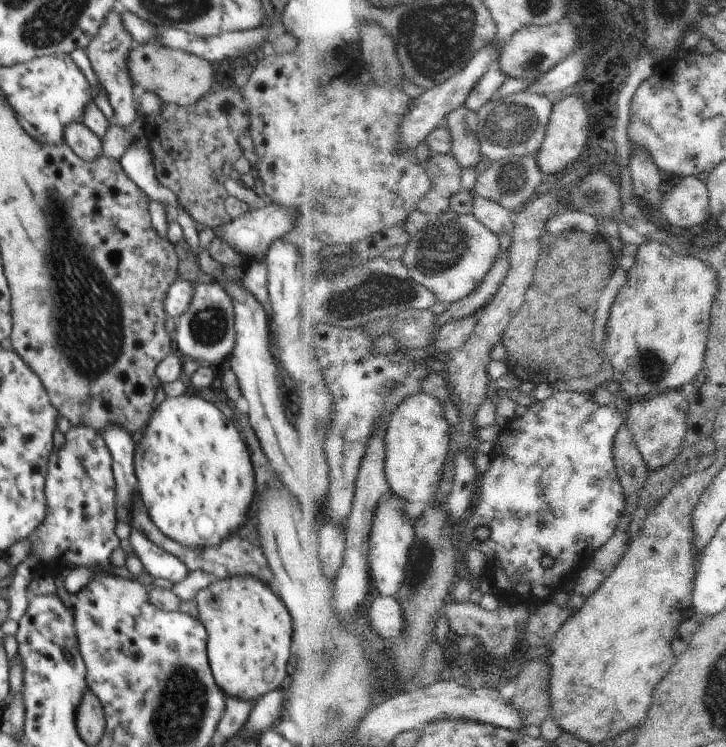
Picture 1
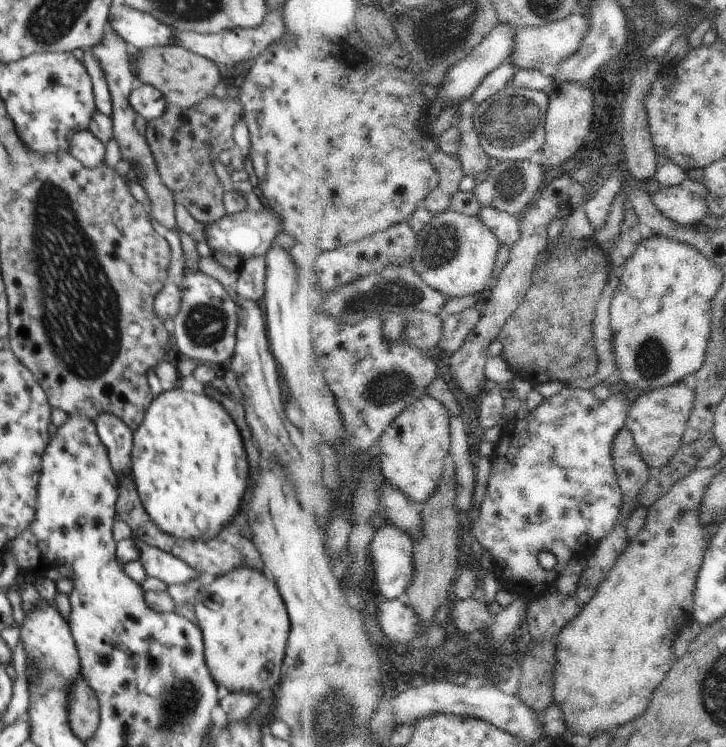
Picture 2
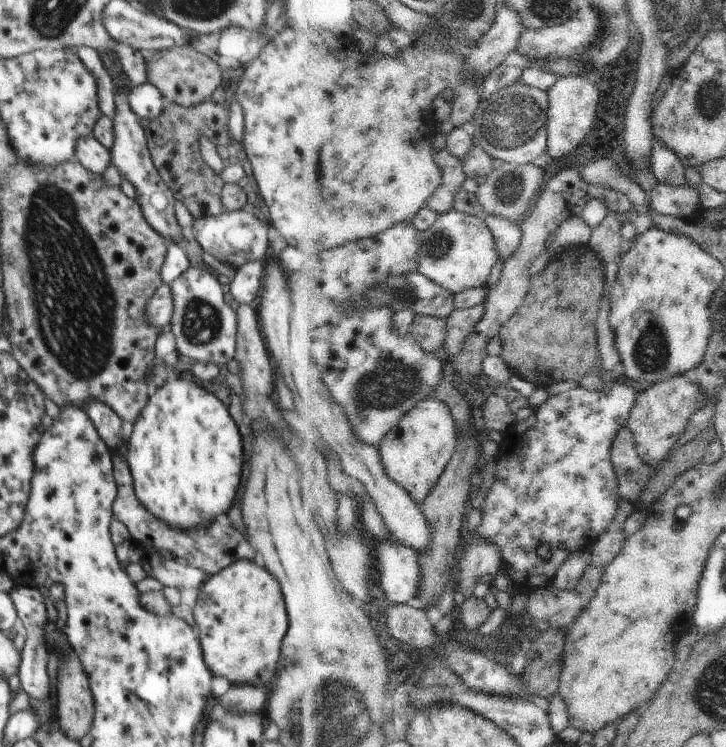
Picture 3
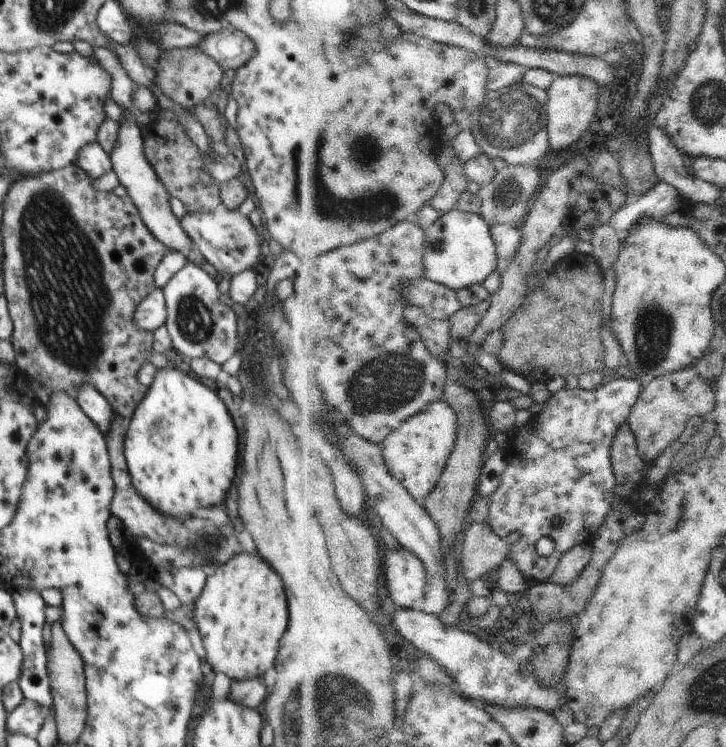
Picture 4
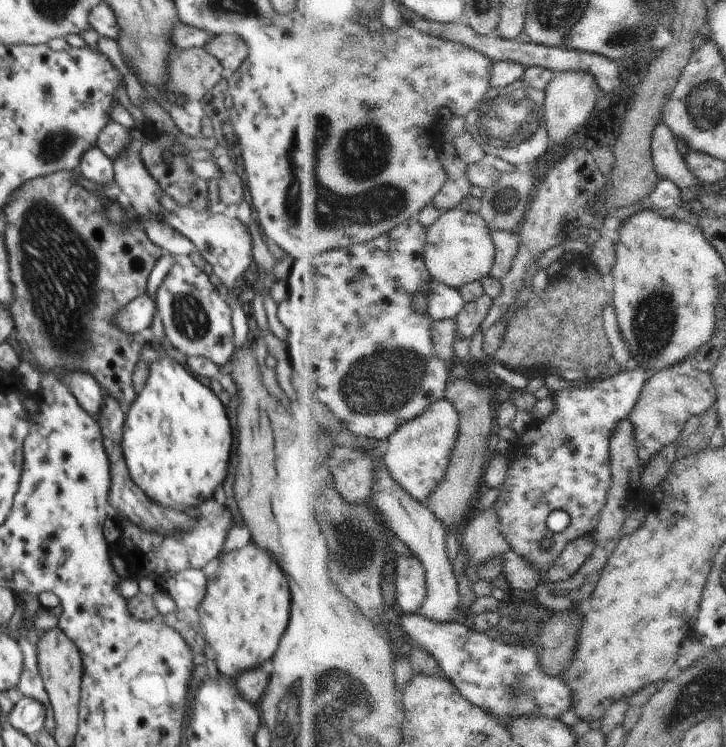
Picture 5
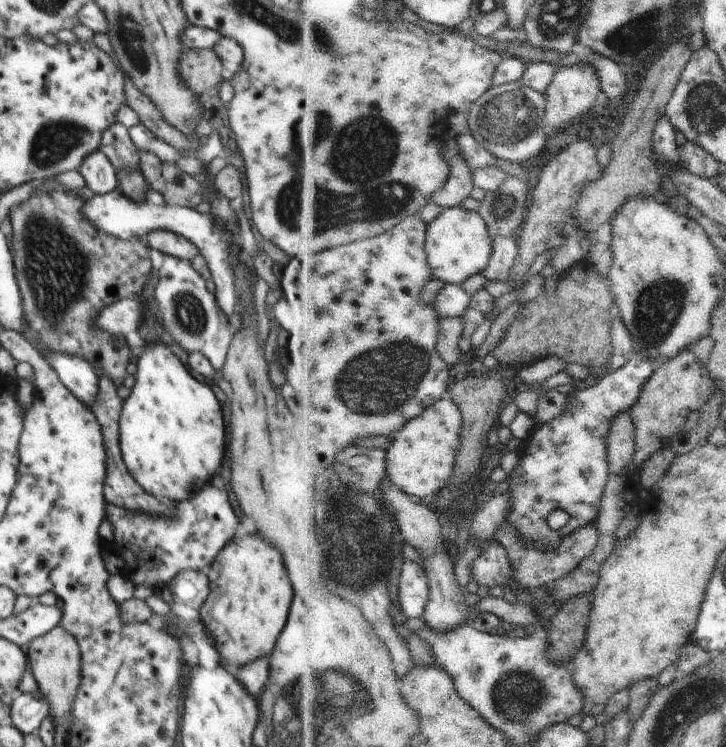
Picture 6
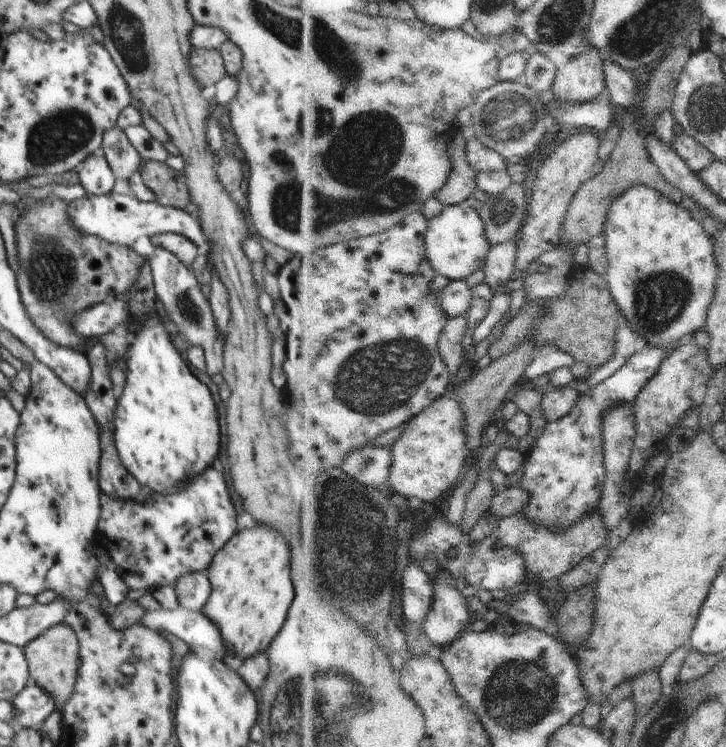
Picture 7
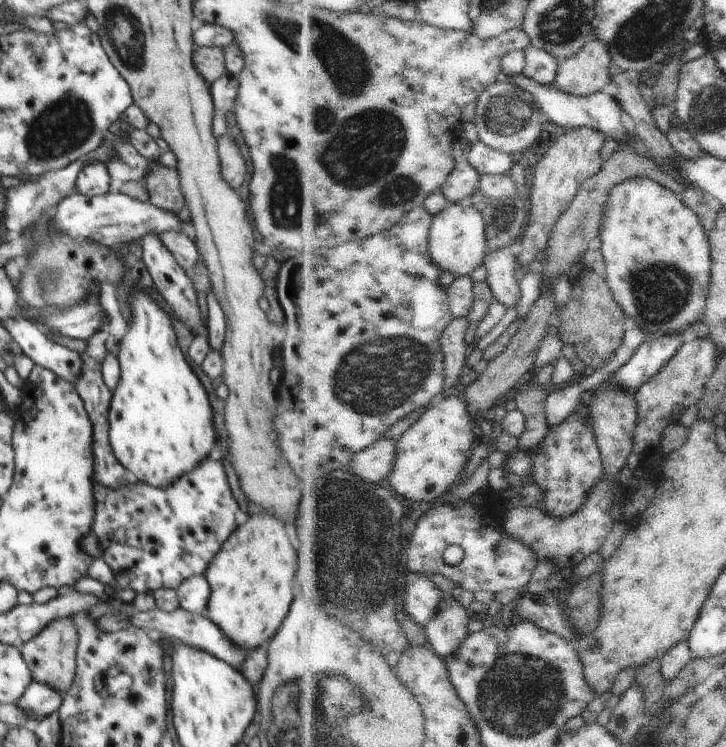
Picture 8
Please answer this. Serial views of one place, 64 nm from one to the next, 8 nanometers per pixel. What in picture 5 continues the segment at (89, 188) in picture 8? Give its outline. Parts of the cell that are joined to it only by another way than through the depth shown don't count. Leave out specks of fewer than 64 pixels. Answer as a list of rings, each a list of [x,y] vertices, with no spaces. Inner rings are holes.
[[[97,145],[86,150],[81,156],[78,172],[83,178],[93,180],[96,184],[104,186],[109,182],[114,182],[115,172],[113,162],[109,156],[106,156]]]

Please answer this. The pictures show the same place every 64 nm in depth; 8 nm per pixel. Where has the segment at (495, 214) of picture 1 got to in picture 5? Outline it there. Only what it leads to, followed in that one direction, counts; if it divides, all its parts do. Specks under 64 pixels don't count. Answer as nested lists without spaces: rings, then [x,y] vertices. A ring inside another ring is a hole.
[[[493,231],[493,237],[497,244],[497,261],[490,276],[501,281],[513,267],[523,236],[520,231]]]

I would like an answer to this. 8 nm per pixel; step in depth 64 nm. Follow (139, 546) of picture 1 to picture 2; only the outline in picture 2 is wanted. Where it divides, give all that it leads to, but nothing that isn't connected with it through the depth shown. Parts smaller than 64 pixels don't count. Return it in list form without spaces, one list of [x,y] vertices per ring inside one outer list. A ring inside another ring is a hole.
[[[132,536],[138,547],[141,562],[148,577],[154,576],[167,585],[182,584],[196,578],[198,572],[173,554],[160,550],[141,538]]]

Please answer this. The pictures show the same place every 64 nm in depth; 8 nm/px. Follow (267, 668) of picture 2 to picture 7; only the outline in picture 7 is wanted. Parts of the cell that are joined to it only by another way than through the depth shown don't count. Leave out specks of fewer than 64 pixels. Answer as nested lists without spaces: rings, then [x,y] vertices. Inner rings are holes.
[[[256,526],[252,530],[242,530],[242,532],[234,534],[214,555],[207,568],[207,577],[211,582],[211,593],[200,611],[210,619],[212,624],[217,626],[228,652],[241,660],[267,652],[267,648],[276,634],[280,632],[280,628],[286,620],[286,612],[294,600],[294,590],[292,590],[292,582],[290,582],[290,562],[288,562],[290,554],[288,552],[290,552],[288,544],[278,532],[274,532],[266,526]]]

